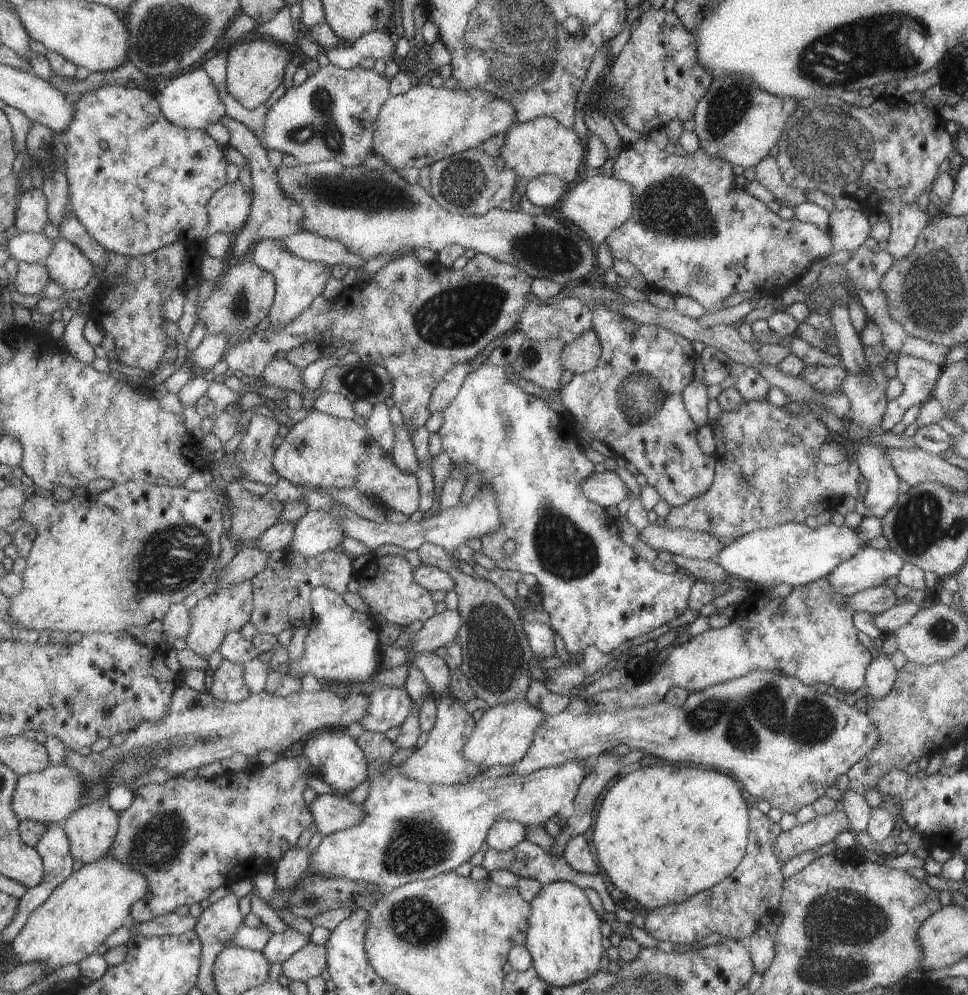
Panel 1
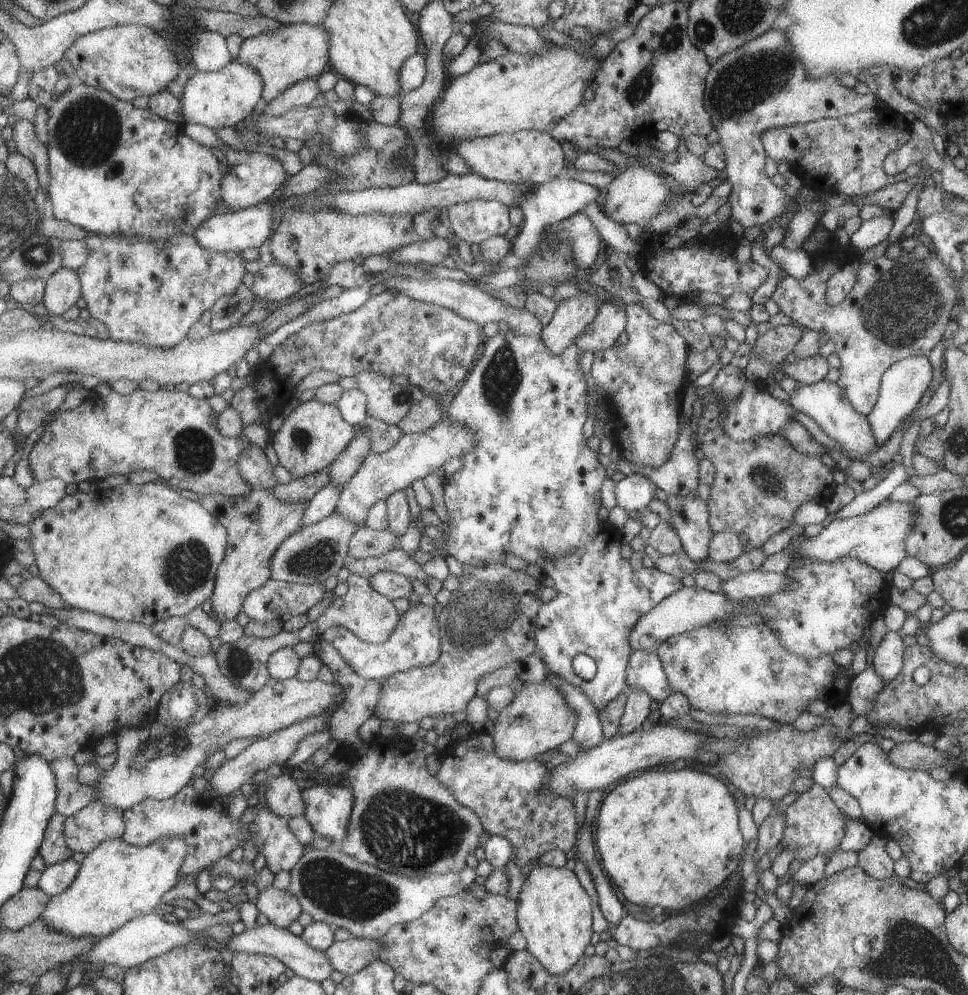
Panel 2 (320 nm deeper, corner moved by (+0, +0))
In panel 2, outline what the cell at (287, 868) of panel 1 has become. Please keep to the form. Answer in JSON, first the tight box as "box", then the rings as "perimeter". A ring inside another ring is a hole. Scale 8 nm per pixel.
{"box":[253,886,301,929],"perimeter":[[[272,886],[258,892],[253,902],[269,924],[277,928],[287,929],[301,912],[298,900],[290,892]]]}

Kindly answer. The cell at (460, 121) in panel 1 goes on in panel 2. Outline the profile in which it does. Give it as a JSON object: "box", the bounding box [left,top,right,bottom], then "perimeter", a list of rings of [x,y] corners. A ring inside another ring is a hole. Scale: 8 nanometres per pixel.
{"box":[429,42,600,142],"perimeter":[[[592,42],[587,43],[589,51],[577,52],[565,45],[549,45],[538,55],[517,54],[511,51],[495,57],[483,64],[475,65],[469,72],[451,78],[449,86],[444,88],[442,96],[430,116],[429,128],[432,135],[441,136],[443,142],[457,142],[459,139],[488,137],[499,133],[511,134],[520,130],[535,129],[549,133],[558,120],[573,112],[579,103],[585,88],[594,83],[598,75],[600,62],[592,51]]]}

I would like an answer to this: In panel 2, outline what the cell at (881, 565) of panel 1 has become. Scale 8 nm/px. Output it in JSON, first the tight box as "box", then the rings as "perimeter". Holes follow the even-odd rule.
{"box":[719,569,790,601],"perimeter":[[[759,569],[749,572],[741,572],[733,578],[722,580],[719,590],[726,597],[735,601],[740,599],[761,599],[781,592],[785,587],[790,586],[790,578],[783,573],[761,572]]]}

